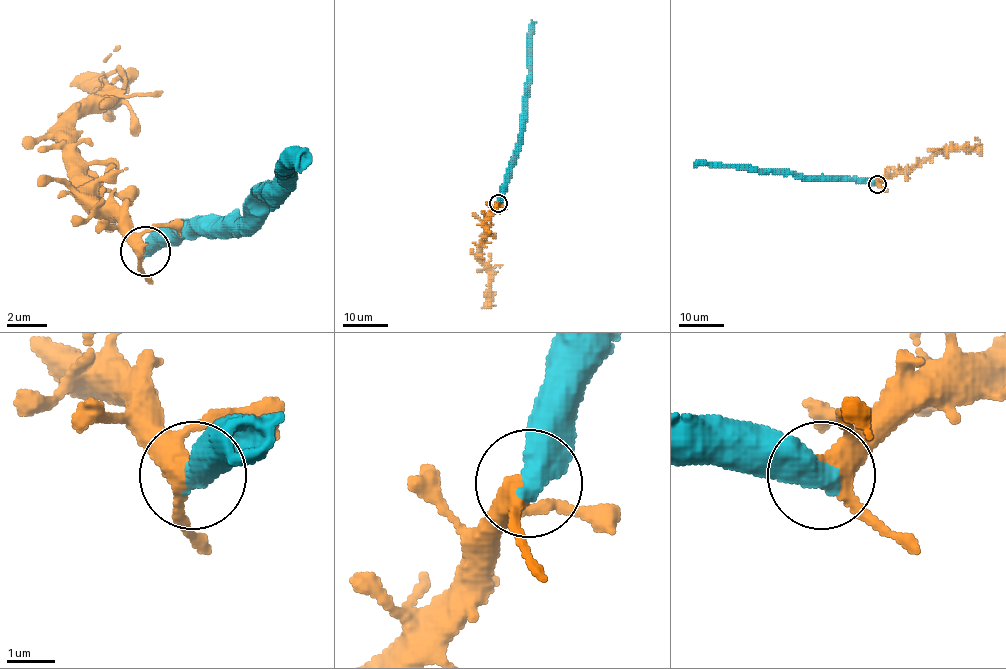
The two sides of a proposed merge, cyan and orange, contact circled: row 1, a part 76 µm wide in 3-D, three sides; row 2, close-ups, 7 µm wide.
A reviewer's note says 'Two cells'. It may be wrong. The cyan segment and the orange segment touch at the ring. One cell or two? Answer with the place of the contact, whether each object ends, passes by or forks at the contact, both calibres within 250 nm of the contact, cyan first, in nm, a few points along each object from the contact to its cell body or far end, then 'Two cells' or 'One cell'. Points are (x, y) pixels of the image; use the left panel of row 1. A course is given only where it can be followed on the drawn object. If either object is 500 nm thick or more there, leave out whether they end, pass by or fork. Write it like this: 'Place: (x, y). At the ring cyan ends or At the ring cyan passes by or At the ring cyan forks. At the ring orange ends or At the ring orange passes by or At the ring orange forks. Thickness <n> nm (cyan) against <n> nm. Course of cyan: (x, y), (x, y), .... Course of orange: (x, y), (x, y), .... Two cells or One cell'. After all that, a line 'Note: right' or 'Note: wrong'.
Place: (145, 251). Thickness 600 nm (cyan) against 360 nm. Course of cyan: (146, 252), (177, 237), (227, 227), (242, 217), (292, 167), (292, 162), (307, 147). Course of orange: (146, 247), (96, 197), (76, 162), (76, 122), (101, 97), (106, 62), (121, 47). Two cells
Note: right

